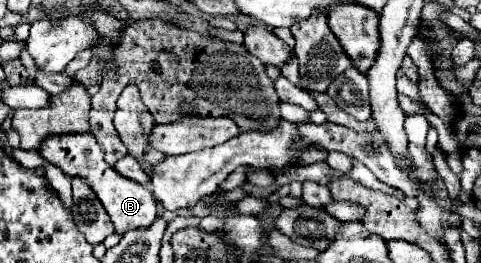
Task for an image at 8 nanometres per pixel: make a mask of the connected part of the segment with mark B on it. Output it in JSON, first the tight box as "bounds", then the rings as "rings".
{"bounds":[38,133,158,235],"rings":[[[70,133],[64,137],[48,137],[48,141],[40,145],[38,153],[44,161],[62,169],[66,175],[80,177],[88,183],[88,187],[96,193],[106,213],[110,215],[118,235],[124,235],[130,229],[148,227],[156,219],[158,205],[154,201],[154,195],[136,181],[128,181],[126,177],[116,173],[116,169],[104,161],[104,151],[100,149],[98,141],[92,137],[92,133]]]}

